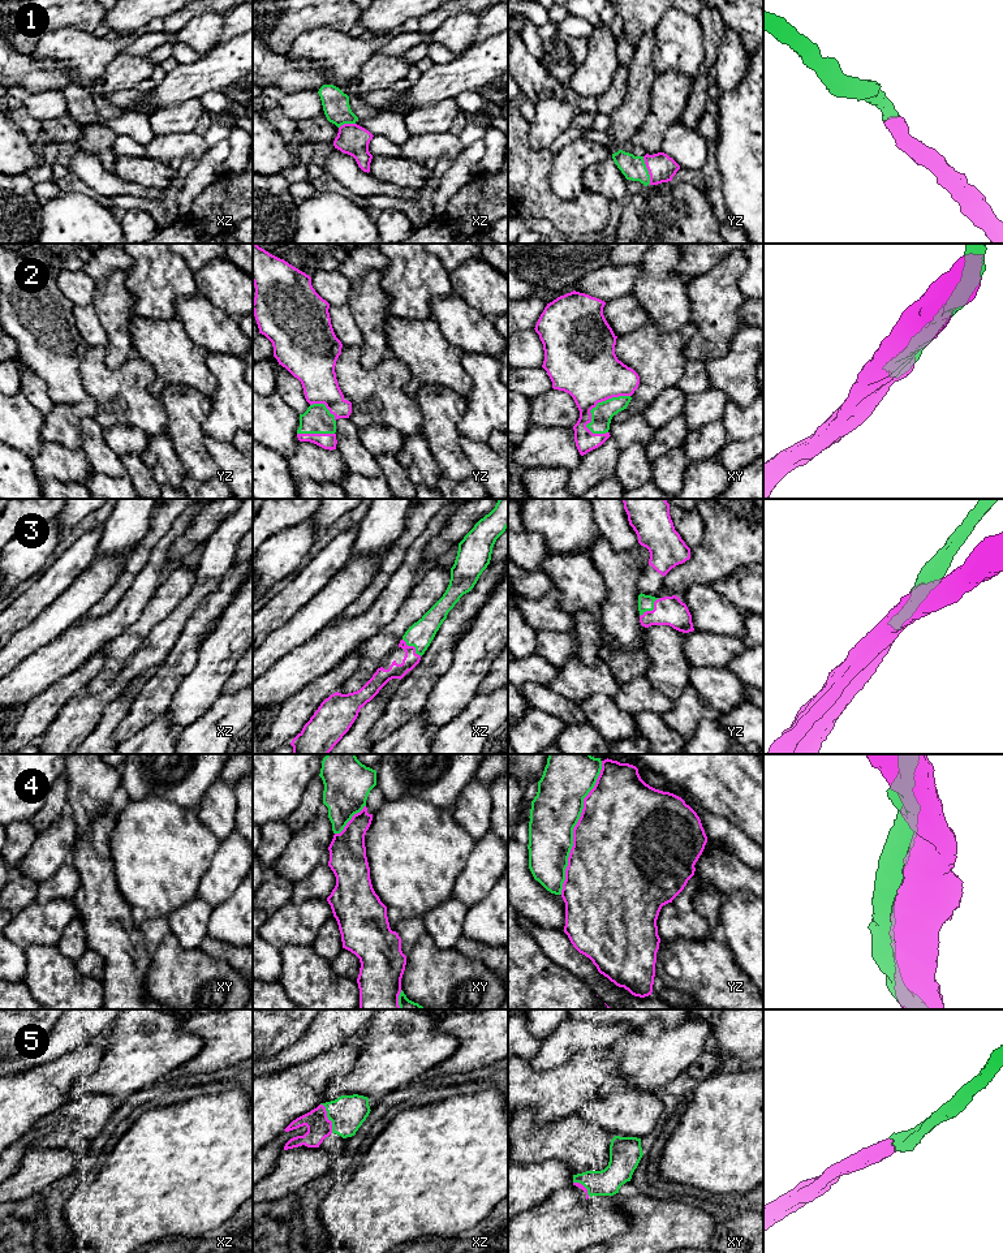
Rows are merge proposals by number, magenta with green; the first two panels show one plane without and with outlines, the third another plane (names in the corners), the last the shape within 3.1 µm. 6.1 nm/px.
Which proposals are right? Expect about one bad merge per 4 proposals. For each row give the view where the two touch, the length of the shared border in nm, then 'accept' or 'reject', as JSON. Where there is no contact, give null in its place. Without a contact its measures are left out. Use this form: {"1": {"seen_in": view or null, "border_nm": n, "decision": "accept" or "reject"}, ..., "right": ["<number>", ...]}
{"1": {"seen_in": "yz", "border_nm": 180, "decision": "accept"}, "2": {"seen_in": "xy", "border_nm": 340, "decision": "accept"}, "3": {"seen_in": "yz", "border_nm": 170, "decision": "accept"}, "4": {"seen_in": "yz", "border_nm": 850, "decision": "accept"}, "5": {"seen_in": "xz", "border_nm": 200, "decision": "accept"}, "right": ["1", "2", "3", "4", "5"]}

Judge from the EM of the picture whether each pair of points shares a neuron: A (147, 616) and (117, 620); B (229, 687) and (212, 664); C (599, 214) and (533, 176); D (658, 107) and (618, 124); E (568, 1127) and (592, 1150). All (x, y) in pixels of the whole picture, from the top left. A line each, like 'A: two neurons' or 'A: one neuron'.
A: two neurons
B: two neurons
C: one neuron
D: two neurons
E: one neuron

